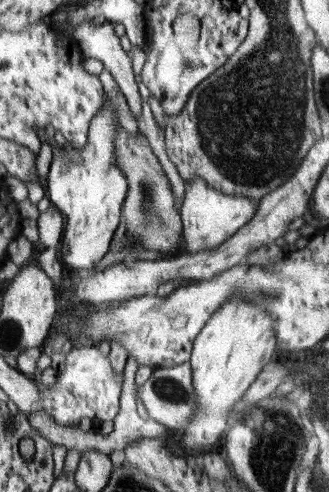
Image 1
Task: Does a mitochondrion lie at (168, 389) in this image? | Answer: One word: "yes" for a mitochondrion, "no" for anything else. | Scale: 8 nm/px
yes

